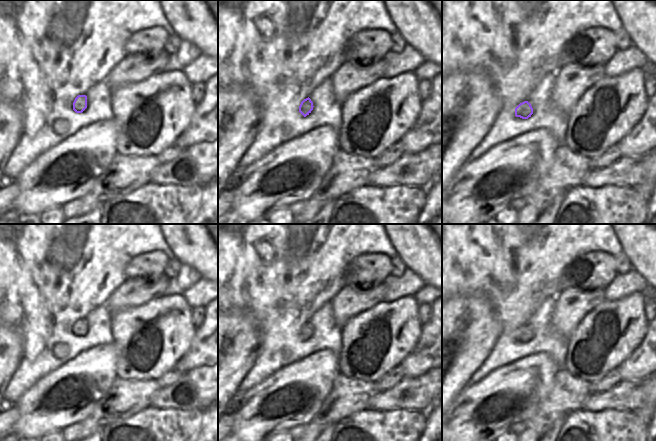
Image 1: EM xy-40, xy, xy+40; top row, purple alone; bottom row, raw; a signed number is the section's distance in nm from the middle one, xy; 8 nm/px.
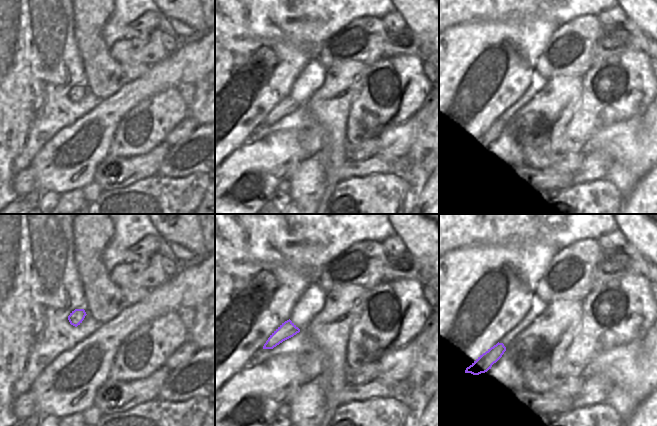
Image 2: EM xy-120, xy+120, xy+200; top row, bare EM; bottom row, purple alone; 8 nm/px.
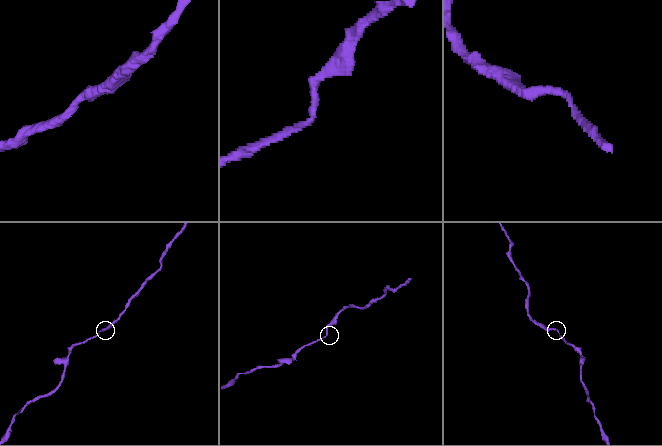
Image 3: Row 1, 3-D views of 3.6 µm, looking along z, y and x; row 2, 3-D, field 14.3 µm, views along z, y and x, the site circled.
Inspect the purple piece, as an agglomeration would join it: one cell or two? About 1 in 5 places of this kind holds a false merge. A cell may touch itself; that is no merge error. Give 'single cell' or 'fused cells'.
single cell

